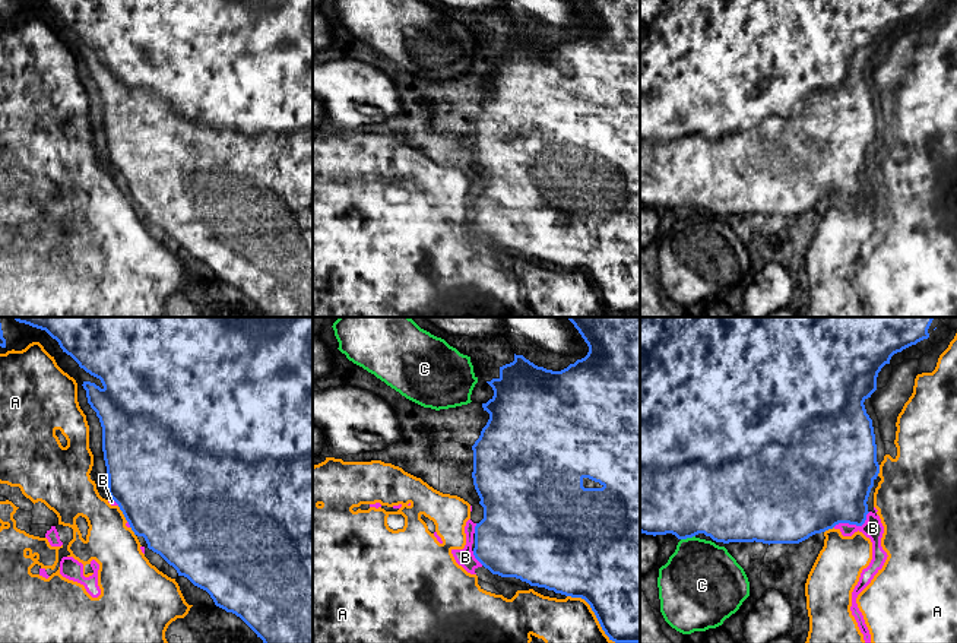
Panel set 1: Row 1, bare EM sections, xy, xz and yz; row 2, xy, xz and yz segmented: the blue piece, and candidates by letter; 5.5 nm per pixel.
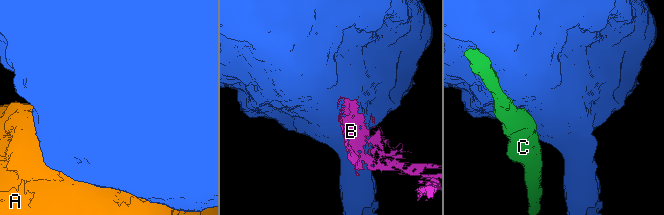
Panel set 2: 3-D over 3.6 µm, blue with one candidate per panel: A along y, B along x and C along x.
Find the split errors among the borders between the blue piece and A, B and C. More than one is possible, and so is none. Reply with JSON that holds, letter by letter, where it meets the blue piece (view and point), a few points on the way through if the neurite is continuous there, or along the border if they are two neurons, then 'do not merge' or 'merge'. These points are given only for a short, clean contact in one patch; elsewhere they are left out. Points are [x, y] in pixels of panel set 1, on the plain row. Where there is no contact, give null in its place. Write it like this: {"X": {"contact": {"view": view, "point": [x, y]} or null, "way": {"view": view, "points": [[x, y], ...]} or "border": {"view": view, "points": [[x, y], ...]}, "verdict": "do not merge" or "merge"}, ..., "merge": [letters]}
{"A": {"contact": {"view": "xz", "point": [601, 298]}, "verdict": "do not merge"}, "B": {"contact": {"view": "yz", "point": [853, 196]}, "verdict": "do not merge"}, "C": {"contact": {"view": "yz", "point": [687, 209]}, "verdict": "do not merge"}, "merge": []}

